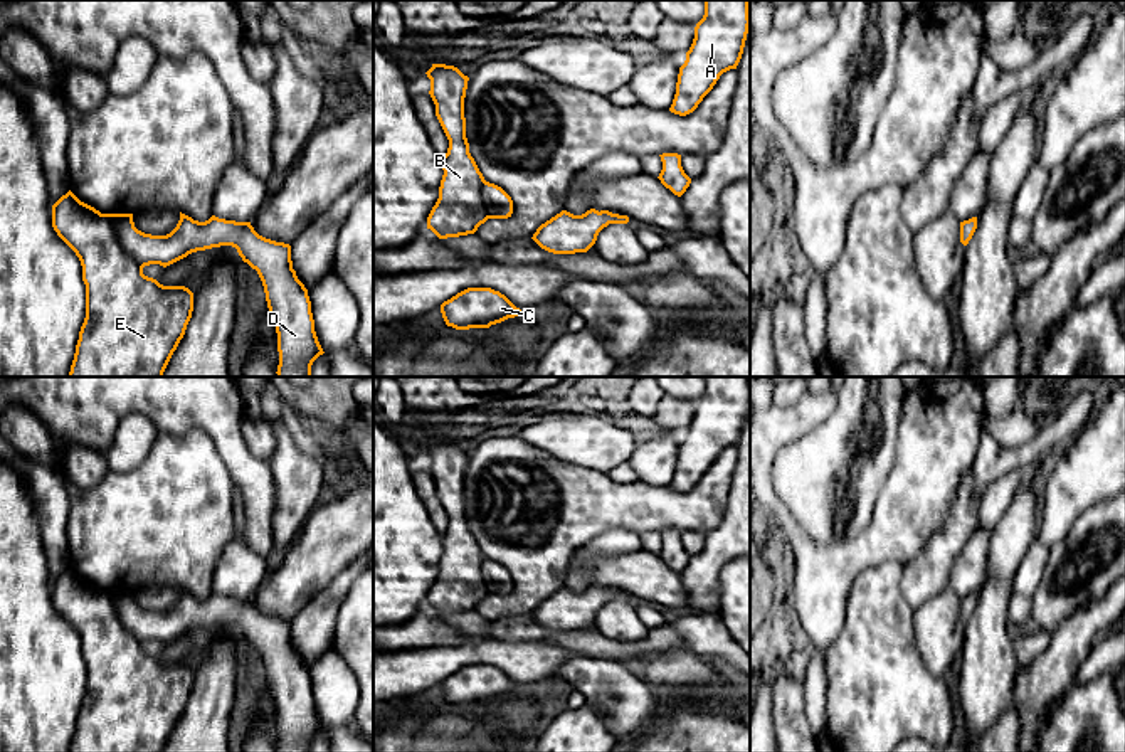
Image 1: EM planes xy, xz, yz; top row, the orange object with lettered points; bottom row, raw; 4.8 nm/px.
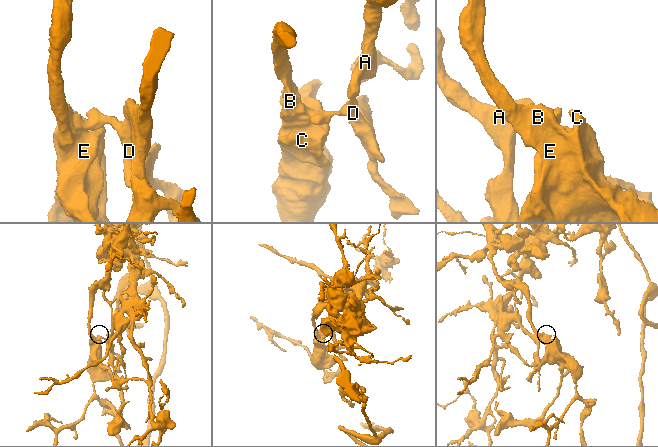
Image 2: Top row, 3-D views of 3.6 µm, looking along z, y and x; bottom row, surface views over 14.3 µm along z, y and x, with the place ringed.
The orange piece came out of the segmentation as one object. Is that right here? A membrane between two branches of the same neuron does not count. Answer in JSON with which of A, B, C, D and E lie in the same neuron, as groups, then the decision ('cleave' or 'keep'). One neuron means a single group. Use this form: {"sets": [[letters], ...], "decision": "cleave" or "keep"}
{"sets": [["A", "D"], ["B", "C", "E"]], "decision": "cleave"}

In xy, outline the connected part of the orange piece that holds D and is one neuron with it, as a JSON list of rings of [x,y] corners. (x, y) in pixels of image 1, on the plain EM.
[[[229,597],[224,604],[227,621],[244,639],[257,648],[269,690],[276,702],[277,752],[311,752],[313,739],[323,732],[314,708],[308,666],[298,656],[291,622],[259,612],[251,599]]]

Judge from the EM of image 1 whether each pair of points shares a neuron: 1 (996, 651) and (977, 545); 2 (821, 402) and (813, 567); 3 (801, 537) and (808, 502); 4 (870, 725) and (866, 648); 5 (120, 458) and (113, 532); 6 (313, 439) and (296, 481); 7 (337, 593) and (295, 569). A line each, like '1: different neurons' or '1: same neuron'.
1: different neurons
2: same neuron
3: different neurons
4: same neuron
5: different neurons
6: different neurons
7: different neurons

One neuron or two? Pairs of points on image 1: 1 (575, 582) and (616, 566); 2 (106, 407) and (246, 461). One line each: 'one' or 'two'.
1: two
2: one

